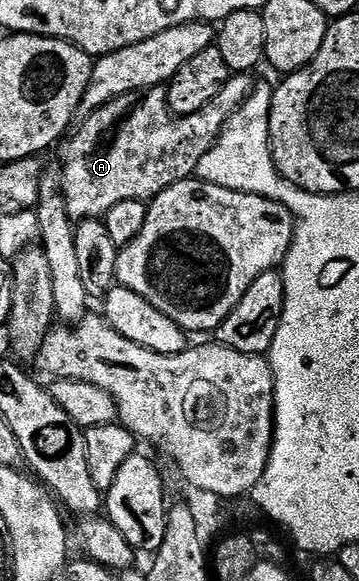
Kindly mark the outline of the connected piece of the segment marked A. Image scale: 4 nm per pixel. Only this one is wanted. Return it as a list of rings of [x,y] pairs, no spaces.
[[[247,73],[232,74],[231,80],[205,105],[205,109],[197,109],[192,115],[176,116],[167,108],[166,86],[151,87],[148,91],[134,91],[112,99],[103,107],[98,107],[92,115],[82,120],[79,132],[62,144],[63,165],[62,193],[65,199],[66,211],[74,222],[83,219],[105,217],[109,209],[121,201],[142,199],[150,201],[159,195],[169,185],[182,179],[190,179],[195,175],[197,165],[205,153],[219,139],[223,126],[230,121],[231,114],[246,101],[253,86],[252,76]]]

